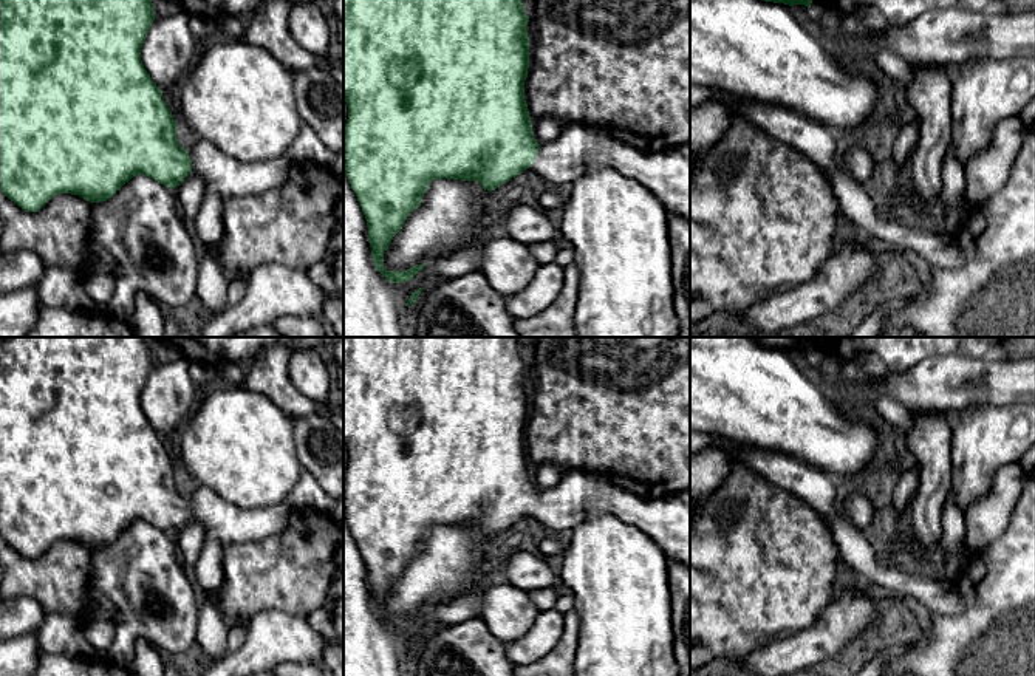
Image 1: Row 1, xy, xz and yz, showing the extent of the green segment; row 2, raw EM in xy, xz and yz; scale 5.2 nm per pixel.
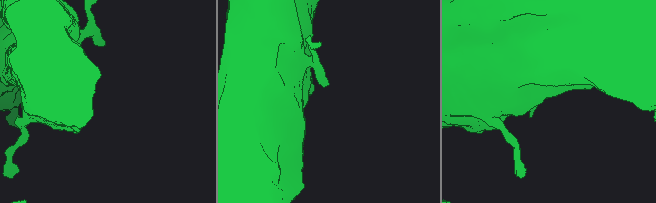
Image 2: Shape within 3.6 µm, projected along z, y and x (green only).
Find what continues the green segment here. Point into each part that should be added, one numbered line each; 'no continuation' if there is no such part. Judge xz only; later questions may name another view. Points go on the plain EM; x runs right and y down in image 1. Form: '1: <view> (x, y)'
1: xz (667, 520)

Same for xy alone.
1: xy (225, 523)

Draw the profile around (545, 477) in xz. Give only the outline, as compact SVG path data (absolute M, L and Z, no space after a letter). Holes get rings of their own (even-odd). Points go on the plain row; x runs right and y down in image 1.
M552 464L532 466L532 481L538 490L555 487L563 478L563 470Z

